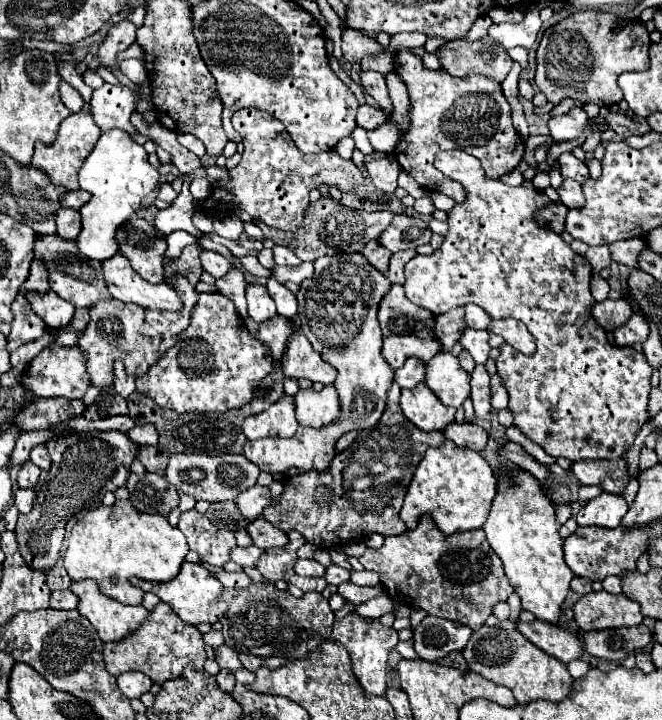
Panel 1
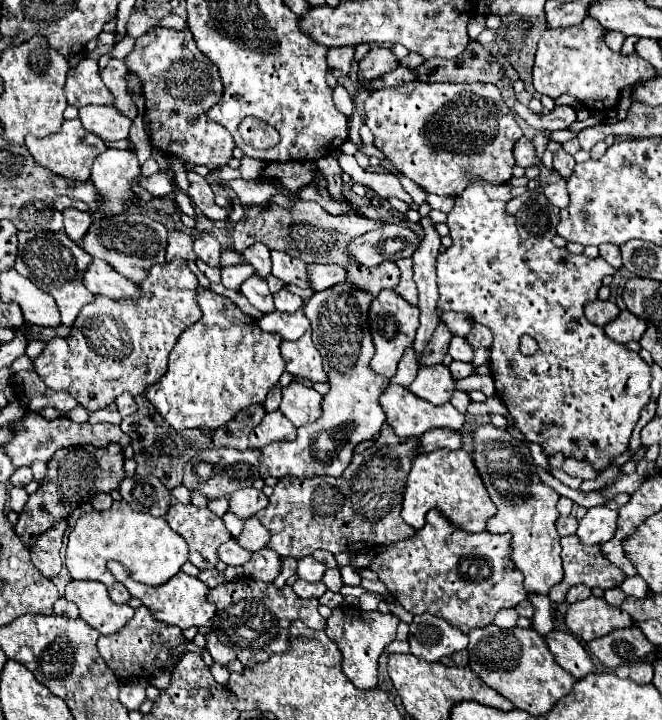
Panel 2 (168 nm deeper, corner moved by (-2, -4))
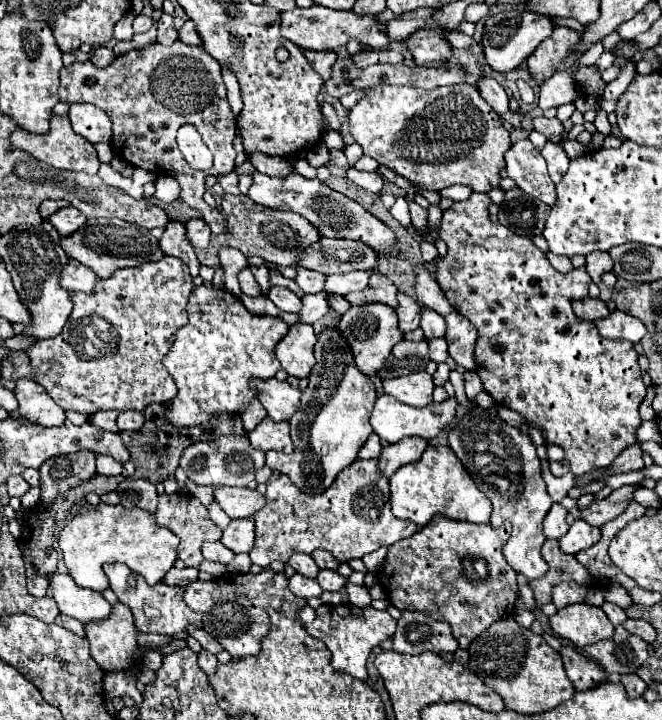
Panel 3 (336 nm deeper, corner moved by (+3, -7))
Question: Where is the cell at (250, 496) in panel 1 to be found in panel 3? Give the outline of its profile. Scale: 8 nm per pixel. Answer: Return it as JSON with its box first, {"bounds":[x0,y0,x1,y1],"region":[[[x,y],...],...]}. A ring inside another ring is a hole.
{"bounds":[214,488,266,520],"region":[[[216,488],[214,498],[232,520],[250,518],[266,504],[264,496],[250,488]]]}

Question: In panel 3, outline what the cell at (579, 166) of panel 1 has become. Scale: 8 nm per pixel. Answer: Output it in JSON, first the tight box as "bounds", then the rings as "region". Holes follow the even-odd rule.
{"bounds":[542,142,568,182],"region":[[[548,142],[542,148],[542,156],[544,156],[546,164],[548,164],[548,174],[550,174],[552,182],[560,182],[562,176],[566,174],[566,170],[568,170],[568,158],[566,158],[564,148],[554,144],[554,142]]]}

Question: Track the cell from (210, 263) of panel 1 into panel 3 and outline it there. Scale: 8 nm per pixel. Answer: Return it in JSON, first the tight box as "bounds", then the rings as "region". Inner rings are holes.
{"bounds":[186,218,210,248],"region":[[[192,218],[186,222],[186,238],[194,248],[208,248],[210,246],[210,226],[202,218]]]}

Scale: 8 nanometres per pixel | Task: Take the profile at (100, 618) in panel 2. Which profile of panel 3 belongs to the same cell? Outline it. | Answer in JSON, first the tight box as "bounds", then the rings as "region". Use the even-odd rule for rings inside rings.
{"bounds":[50,574,112,626],"region":[[[54,574],[50,588],[60,612],[80,620],[84,626],[108,620],[112,614],[112,604],[100,592],[80,588],[68,574]]]}

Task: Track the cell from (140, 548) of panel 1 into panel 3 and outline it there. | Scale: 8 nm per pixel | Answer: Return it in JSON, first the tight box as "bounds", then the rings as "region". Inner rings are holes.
{"bounds":[60,504,180,592],"region":[[[84,504],[80,512],[72,518],[70,524],[60,532],[60,550],[64,556],[64,564],[74,582],[82,588],[90,588],[96,592],[104,592],[110,588],[108,578],[102,570],[106,562],[122,562],[128,564],[132,574],[130,585],[134,586],[134,576],[144,576],[144,580],[152,586],[164,578],[164,574],[174,566],[178,558],[180,540],[168,530],[160,528],[152,514],[142,512],[138,508],[126,510],[122,504],[108,506]]]}

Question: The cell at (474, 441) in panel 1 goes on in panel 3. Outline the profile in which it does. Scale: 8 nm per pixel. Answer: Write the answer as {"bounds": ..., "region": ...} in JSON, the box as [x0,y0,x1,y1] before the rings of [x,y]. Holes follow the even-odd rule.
{"bounds":[380,438,428,476],"region":[[[406,438],[398,444],[390,444],[380,454],[380,472],[384,476],[392,476],[400,466],[416,462],[422,452],[428,448],[428,440],[422,438]]]}

